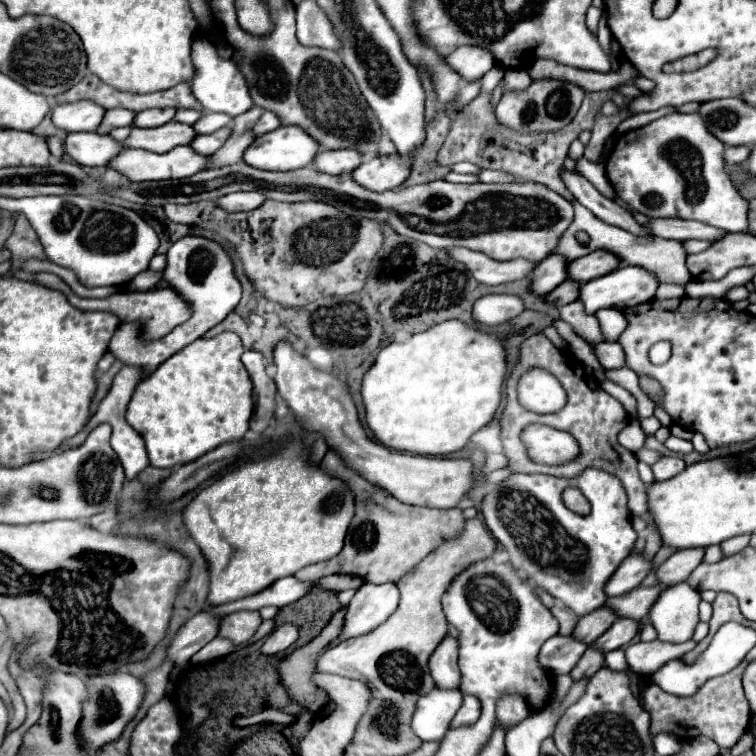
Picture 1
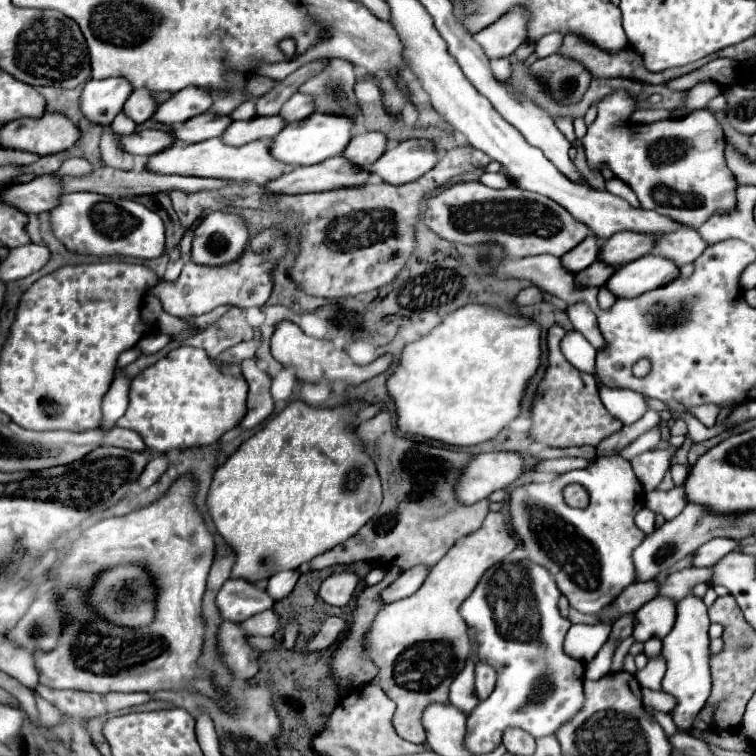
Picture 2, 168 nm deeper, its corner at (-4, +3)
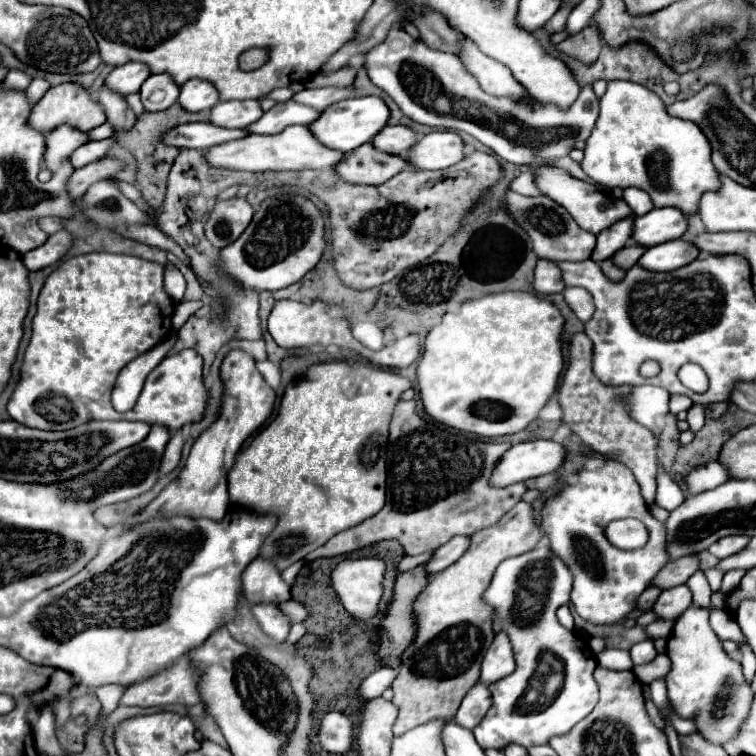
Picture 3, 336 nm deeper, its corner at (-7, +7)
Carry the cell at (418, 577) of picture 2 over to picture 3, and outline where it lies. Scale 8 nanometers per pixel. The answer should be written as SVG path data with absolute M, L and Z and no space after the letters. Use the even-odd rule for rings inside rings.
M457 535L447 545L439 547L435 551L435 555L427 563L427 565L431 565L431 573L435 575L435 573L447 569L449 565L453 565L469 549L469 545L471 545L471 537L469 535Z

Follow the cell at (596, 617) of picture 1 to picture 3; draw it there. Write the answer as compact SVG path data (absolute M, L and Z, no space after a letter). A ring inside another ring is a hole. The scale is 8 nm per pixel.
M689 555L689 557L679 557L675 561L669 561L657 575L655 587L669 589L675 585L683 585L695 571L699 571L699 555Z

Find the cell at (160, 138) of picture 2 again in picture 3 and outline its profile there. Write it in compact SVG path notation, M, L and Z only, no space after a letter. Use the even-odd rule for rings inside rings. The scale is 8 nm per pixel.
M187 123L179 125L173 133L165 135L165 141L175 147L189 147L189 149L209 149L227 141L243 139L247 137L247 129L227 129L227 127L217 127L213 123Z

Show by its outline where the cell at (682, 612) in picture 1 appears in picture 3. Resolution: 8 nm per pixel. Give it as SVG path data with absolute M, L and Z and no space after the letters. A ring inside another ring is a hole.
M689 607L677 621L667 639L671 671L667 675L667 695L673 709L683 719L693 719L697 731L713 745L725 745L735 739L749 717L755 691L743 677L741 663L733 661L721 645L721 639L709 627L709 611Z

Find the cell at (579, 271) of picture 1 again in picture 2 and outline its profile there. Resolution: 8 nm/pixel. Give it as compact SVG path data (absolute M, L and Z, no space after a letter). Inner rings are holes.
M618 233L610 239L602 241L598 261L610 265L610 267L622 267L640 255L646 255L652 251L652 241L656 237L648 237L642 233Z

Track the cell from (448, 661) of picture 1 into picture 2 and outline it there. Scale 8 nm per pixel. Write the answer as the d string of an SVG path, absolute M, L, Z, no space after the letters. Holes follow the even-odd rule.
M466 661L462 671L456 675L456 679L450 685L450 703L462 709L466 715L476 707L478 699L474 695L474 661Z

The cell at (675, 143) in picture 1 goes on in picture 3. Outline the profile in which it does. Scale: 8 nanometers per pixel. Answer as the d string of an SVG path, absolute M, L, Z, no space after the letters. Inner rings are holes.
M609 81L607 91L601 97L599 121L595 123L595 129L587 139L585 159L581 161L581 167L601 187L637 187L651 195L655 207L677 207L685 215L697 211L699 197L707 189L719 189L719 175L711 165L711 147L707 145L707 137L699 133L699 127L695 123L671 117L665 103L655 93L651 93L643 85L635 85L633 81Z

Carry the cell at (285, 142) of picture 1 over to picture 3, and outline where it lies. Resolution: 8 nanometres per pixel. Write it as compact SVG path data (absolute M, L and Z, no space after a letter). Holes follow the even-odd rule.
M375 95L353 97L353 99L337 101L335 105L327 107L321 113L319 121L315 121L315 125L311 125L311 129L315 129L315 137L319 137L319 141L323 141L323 145L331 145L331 149L343 149L343 153L349 153L349 151L357 149L359 145L371 141L387 125L389 115L391 115L391 111L381 97L375 97Z

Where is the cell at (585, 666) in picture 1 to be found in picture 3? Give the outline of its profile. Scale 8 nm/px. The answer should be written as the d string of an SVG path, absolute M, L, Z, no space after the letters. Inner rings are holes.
M657 587L647 588L639 597L635 609L652 609L654 602L658 598L658 593L661 590Z

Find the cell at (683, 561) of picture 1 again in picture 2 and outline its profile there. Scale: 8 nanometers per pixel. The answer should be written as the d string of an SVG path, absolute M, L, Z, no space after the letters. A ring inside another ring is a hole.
M716 537L716 539L708 541L706 545L702 545L700 549L696 549L694 559L692 559L692 565L694 567L710 567L712 563L716 563L726 553L736 551L736 547L738 547L738 541Z

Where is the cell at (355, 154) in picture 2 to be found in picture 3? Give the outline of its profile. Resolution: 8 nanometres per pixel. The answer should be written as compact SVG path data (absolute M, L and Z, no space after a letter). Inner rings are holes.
M387 125L381 133L375 135L371 141L377 149L385 153L407 153L417 141L417 133L405 125Z

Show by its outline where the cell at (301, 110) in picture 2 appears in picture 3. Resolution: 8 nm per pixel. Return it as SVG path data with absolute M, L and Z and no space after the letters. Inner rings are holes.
M319 87L319 89L303 89L299 93L295 93L293 101L299 101L303 105L313 105L319 111L325 111L329 105L333 105L335 101L347 99L351 97L355 91L355 87Z

